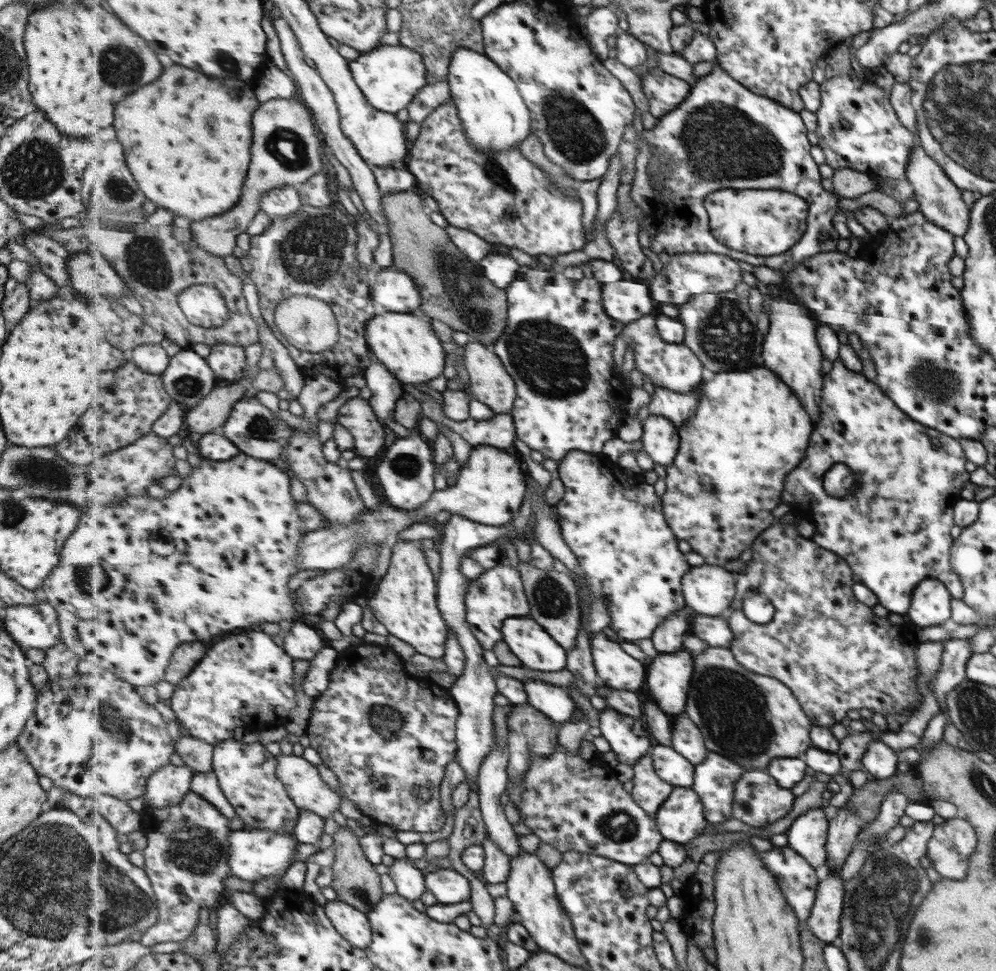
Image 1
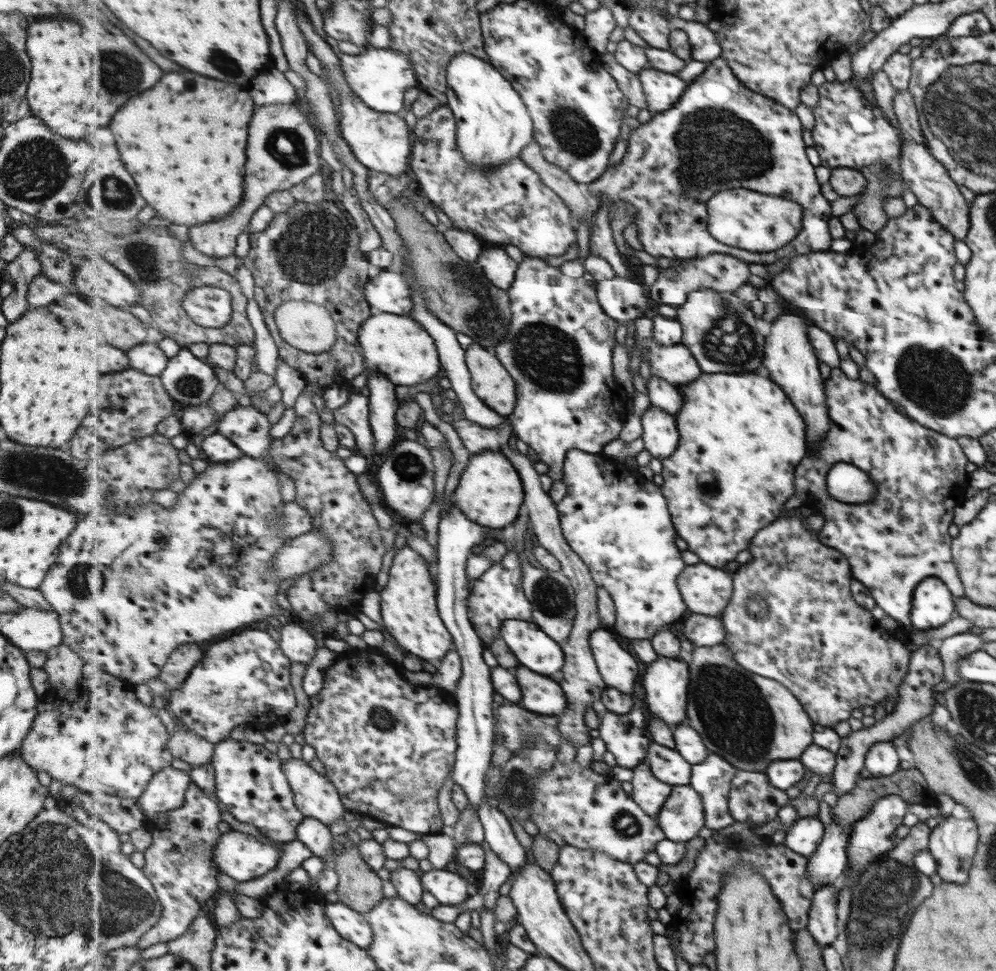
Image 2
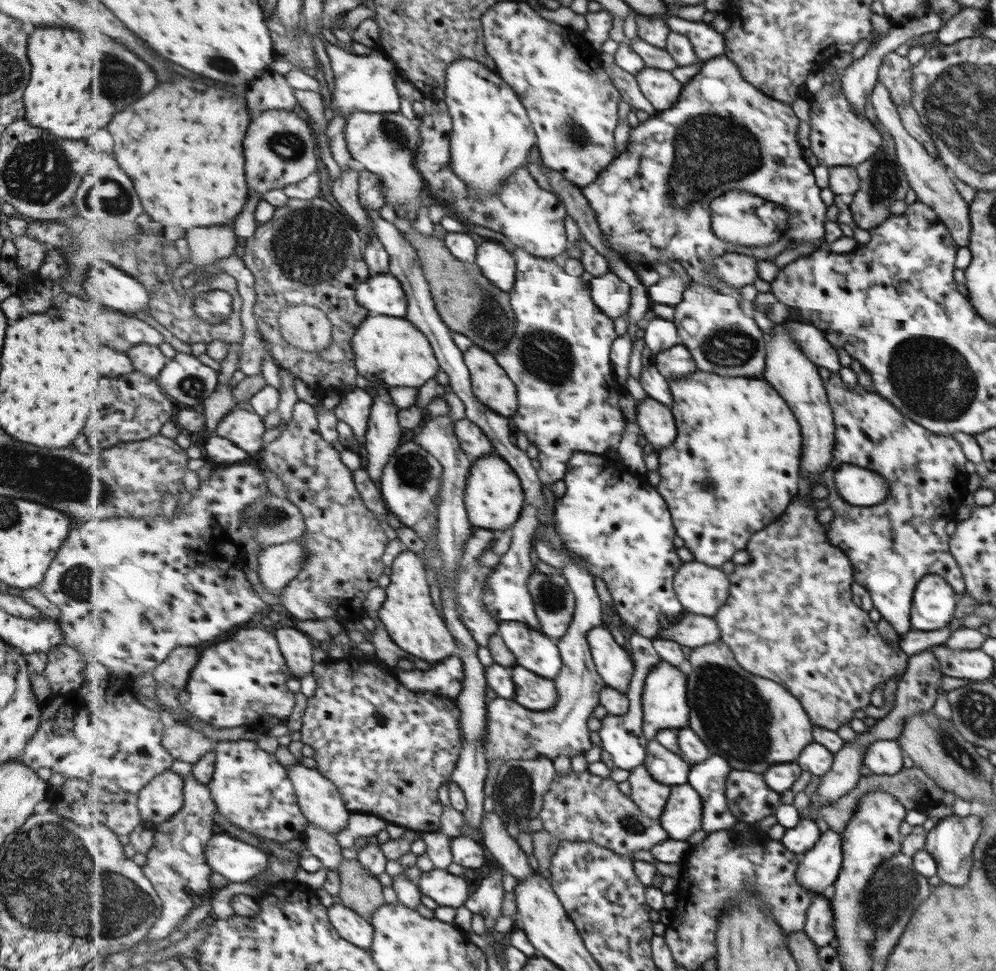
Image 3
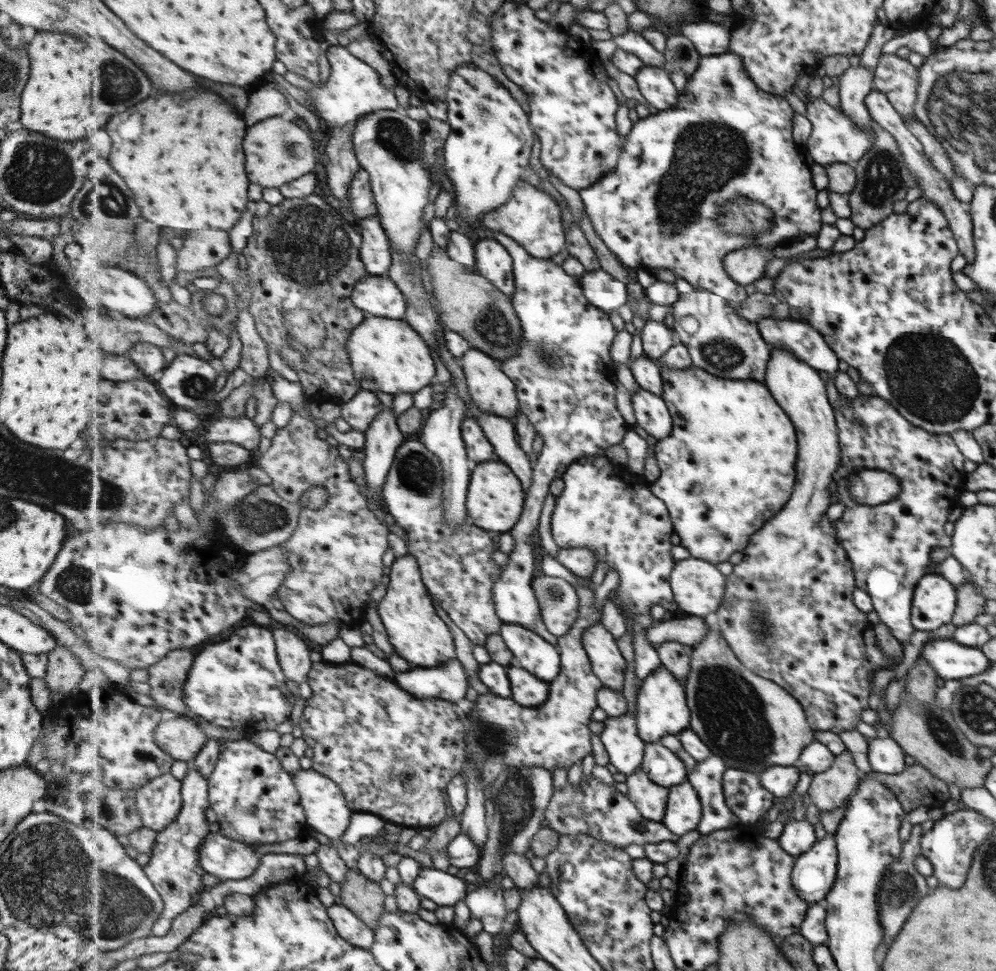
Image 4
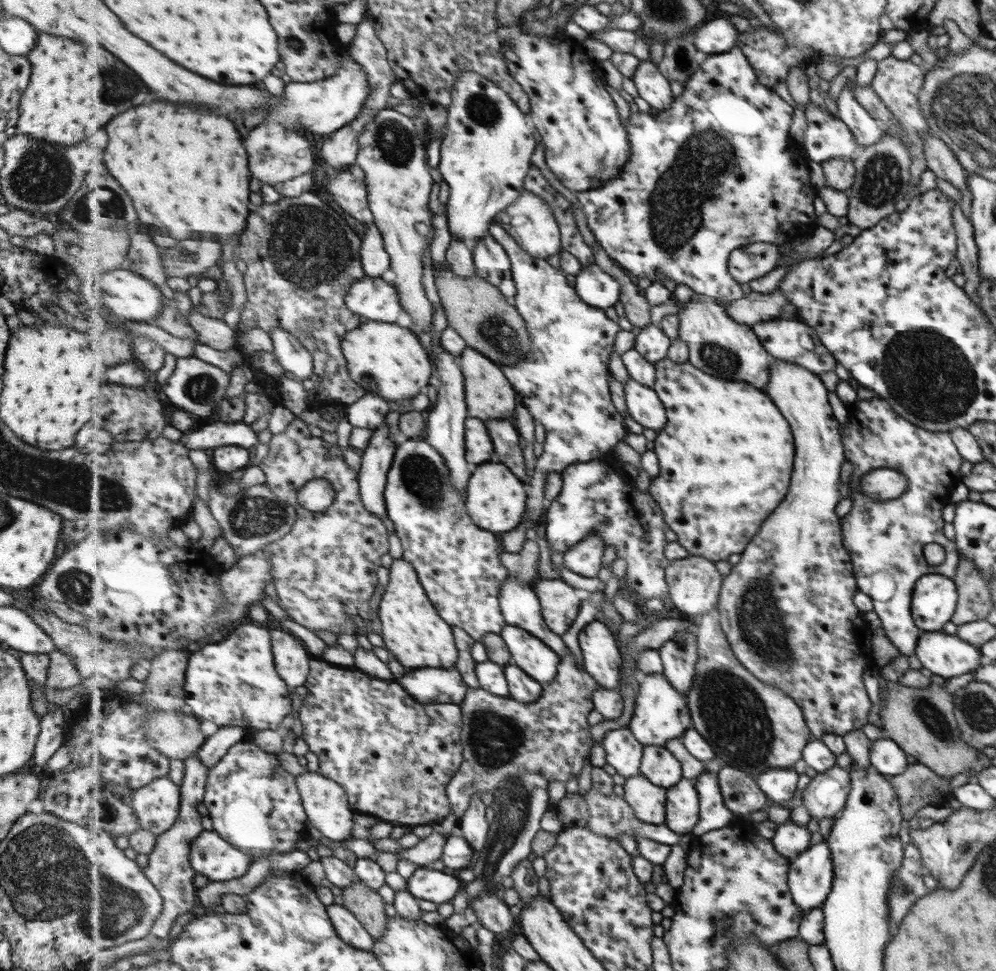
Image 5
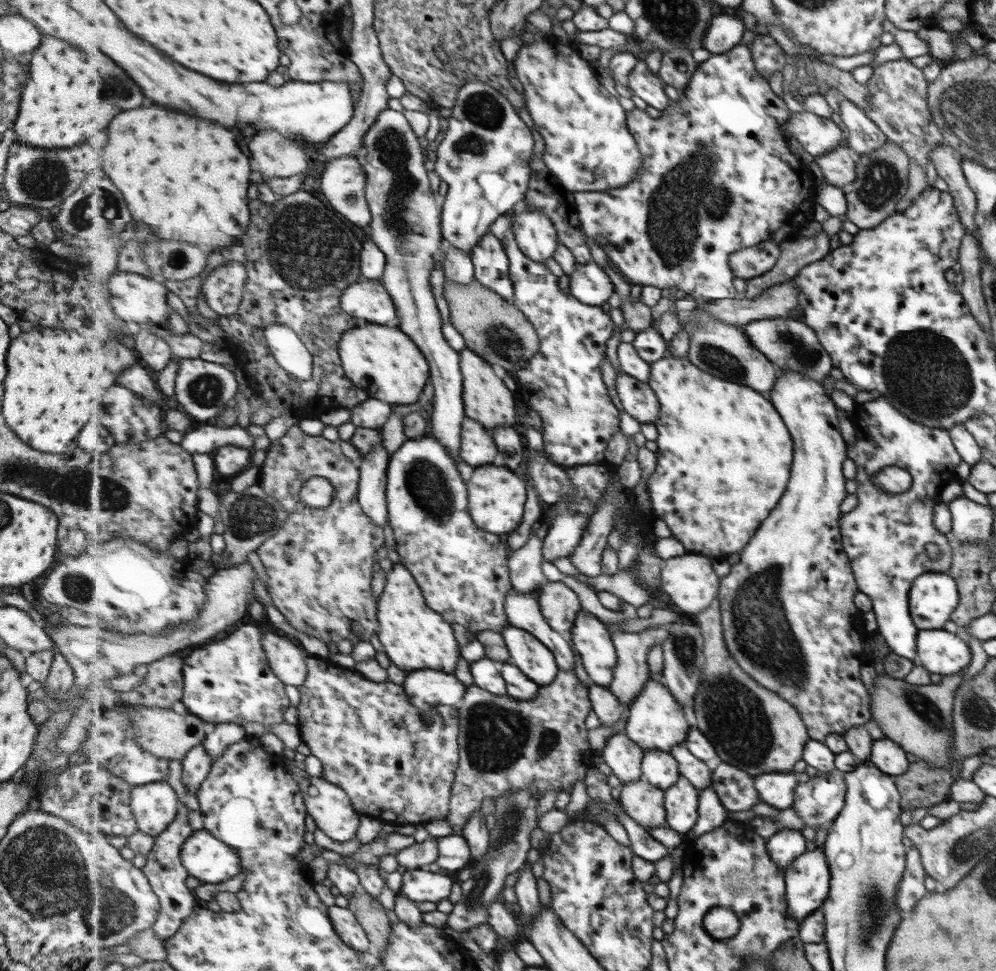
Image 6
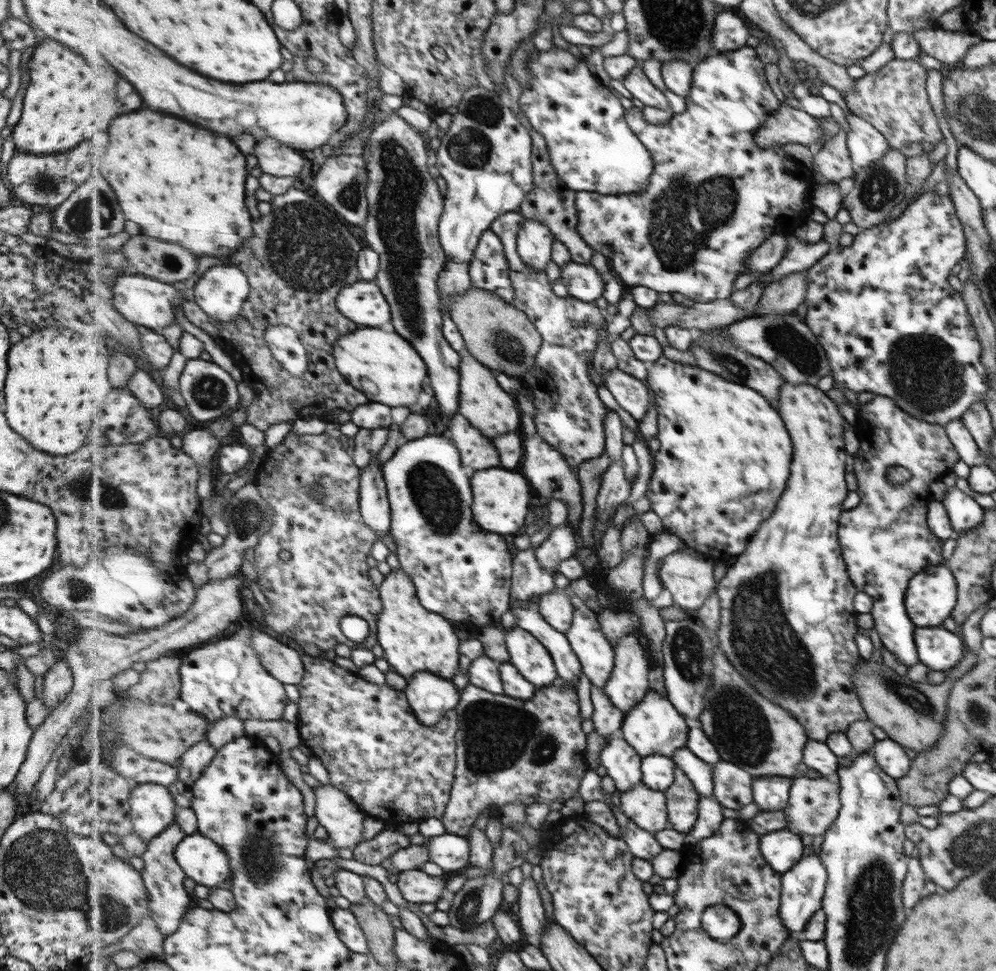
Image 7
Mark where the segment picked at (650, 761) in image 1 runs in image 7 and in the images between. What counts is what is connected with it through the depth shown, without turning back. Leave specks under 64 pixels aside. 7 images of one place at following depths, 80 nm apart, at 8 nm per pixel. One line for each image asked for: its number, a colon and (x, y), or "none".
2: (651, 794)
3: (652, 796)
4: (651, 799)
5: (648, 801)
6: (644, 802)
7: (648, 808)

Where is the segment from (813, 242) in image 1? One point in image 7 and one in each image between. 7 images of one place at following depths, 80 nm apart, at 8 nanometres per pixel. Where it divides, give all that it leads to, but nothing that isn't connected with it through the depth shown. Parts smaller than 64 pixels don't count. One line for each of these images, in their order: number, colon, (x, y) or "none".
2: (721, 135)
3: (653, 203)
4: (726, 139)
5: (701, 183)
6: (718, 163)
7: (711, 176)

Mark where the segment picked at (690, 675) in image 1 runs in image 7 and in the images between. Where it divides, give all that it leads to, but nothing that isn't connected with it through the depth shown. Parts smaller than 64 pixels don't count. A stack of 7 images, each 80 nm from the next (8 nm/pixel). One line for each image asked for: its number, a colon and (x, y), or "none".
2: (666, 682)
3: (665, 702)
4: (662, 707)
5: (661, 713)
6: (656, 720)
7: (655, 726)

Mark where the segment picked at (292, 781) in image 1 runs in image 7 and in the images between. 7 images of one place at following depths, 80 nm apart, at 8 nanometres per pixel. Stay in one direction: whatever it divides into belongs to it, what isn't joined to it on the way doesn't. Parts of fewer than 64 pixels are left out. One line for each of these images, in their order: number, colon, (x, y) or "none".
2: (316, 795)
3: (321, 801)
4: (327, 810)
5: (328, 807)
6: (334, 813)
7: (343, 820)

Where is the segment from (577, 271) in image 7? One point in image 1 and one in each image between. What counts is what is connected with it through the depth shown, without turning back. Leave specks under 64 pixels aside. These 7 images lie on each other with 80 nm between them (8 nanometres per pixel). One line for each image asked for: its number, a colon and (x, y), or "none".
1: (627, 300)
2: (621, 298)
3: (612, 294)
4: (603, 290)
5: (599, 289)
6: (589, 283)

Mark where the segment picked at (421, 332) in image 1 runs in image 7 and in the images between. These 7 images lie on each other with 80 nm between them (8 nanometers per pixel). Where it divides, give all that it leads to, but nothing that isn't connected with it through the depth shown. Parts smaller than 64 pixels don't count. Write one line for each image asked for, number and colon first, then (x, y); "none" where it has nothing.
2: (400, 347)
3: (390, 351)
4: (388, 352)
5: (387, 359)
6: (384, 360)
7: (382, 363)

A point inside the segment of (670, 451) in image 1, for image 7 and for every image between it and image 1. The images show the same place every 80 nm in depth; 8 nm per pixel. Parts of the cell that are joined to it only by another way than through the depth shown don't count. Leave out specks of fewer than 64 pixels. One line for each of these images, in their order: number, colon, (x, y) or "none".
2: (661, 437)
3: (657, 421)
4: (653, 415)
5: (646, 407)
6: (640, 400)
7: (631, 394)

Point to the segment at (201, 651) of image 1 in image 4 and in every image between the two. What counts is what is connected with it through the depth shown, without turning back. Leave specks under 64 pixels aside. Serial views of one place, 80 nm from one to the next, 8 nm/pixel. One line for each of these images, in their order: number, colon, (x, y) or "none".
2: (180, 665)
3: (171, 676)
4: (168, 677)

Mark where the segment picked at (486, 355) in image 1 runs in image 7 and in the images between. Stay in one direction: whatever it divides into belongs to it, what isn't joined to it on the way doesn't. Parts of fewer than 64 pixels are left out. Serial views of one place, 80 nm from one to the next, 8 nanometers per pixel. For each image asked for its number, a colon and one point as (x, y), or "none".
2: (492, 382)
3: (492, 385)
4: (491, 388)
5: (489, 393)
6: (487, 399)
7: (483, 401)

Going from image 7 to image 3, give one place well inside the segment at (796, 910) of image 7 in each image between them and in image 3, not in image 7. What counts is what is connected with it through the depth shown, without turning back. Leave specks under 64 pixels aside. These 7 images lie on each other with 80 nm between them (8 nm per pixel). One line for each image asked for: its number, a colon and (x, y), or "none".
3: (818, 869)
4: (814, 871)
5: (810, 875)
6: (807, 879)

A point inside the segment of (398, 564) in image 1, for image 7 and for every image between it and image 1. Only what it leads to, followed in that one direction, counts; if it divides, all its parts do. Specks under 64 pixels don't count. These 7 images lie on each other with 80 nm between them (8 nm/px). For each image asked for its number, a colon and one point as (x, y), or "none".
2: (409, 603)
3: (409, 613)
4: (423, 639)
5: (413, 629)
6: (416, 637)
7: (415, 639)

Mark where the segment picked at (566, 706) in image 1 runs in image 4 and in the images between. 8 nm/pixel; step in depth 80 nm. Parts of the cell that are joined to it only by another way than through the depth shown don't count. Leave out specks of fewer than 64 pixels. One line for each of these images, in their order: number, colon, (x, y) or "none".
2: (541, 695)
3: (534, 692)
4: (528, 690)

